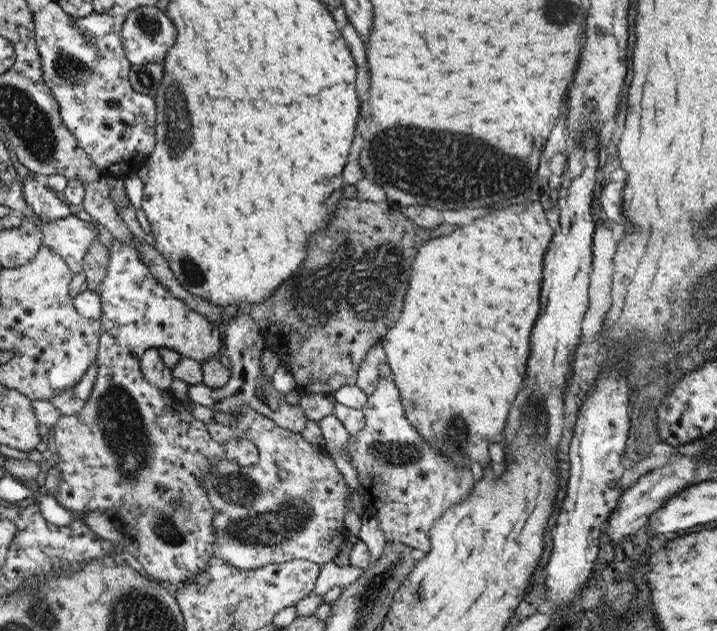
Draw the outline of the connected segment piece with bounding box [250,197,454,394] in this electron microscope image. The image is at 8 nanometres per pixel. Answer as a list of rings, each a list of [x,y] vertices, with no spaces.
[[[342,198],[337,205],[337,210],[330,220],[326,229],[319,230],[318,234],[312,234],[312,242],[308,242],[308,258],[304,258],[304,262],[300,265],[300,268],[296,270],[296,274],[292,274],[288,278],[288,282],[284,281],[284,284],[280,286],[280,290],[273,290],[270,297],[266,297],[264,301],[252,304],[250,309],[250,315],[256,319],[256,323],[260,326],[261,338],[264,342],[265,349],[277,354],[279,358],[279,364],[292,370],[292,374],[295,378],[296,390],[300,393],[305,392],[324,392],[325,394],[335,394],[335,392],[341,386],[354,385],[358,380],[358,371],[362,360],[366,356],[370,346],[380,343],[385,334],[396,324],[398,316],[402,314],[402,308],[404,308],[404,294],[406,294],[406,288],[408,288],[408,280],[410,280],[410,268],[412,268],[412,261],[414,261],[414,254],[420,248],[420,244],[428,238],[436,238],[436,236],[442,236],[442,234],[450,234],[454,230],[452,224],[442,224],[440,228],[434,228],[434,230],[424,229],[416,224],[412,223],[401,212],[401,206],[397,206],[392,202],[380,201],[375,203],[367,201],[362,198],[345,199]]]

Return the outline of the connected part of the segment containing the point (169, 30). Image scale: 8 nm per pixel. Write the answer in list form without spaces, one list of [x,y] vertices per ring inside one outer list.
[[[156,5],[132,10],[125,19],[120,36],[124,45],[126,58],[132,65],[158,63],[163,64],[168,49],[176,42],[177,30],[167,14]]]

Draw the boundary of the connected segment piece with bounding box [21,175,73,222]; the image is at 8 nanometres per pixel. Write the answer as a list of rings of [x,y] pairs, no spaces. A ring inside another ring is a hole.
[[[33,175],[21,183],[24,200],[43,222],[55,222],[71,214],[73,207],[66,205],[61,195],[48,187],[42,178]]]

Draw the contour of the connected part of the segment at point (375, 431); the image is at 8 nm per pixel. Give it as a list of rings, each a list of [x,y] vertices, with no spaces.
[[[382,377],[379,380],[376,390],[367,397],[366,406],[361,410],[364,412],[365,426],[359,434],[347,442],[349,456],[358,478],[356,495],[361,499],[365,513],[378,521],[386,541],[403,543],[427,553],[432,547],[429,530],[432,529],[436,519],[440,519],[440,515],[450,509],[454,503],[464,499],[473,487],[472,469],[454,465],[449,462],[449,458],[439,454],[432,445],[428,445],[428,442],[406,418],[399,388],[392,377]]]

